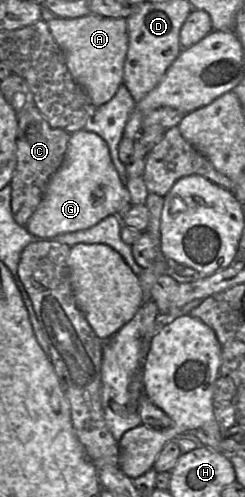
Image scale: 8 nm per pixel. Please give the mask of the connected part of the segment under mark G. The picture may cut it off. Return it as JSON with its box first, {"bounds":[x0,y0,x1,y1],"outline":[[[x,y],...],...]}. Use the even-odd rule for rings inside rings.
{"bounds":[25,129,129,240],"outline":[[[85,129],[70,135],[61,166],[49,180],[43,199],[25,226],[40,240],[89,229],[118,212],[129,193],[111,160],[106,141]]]}

